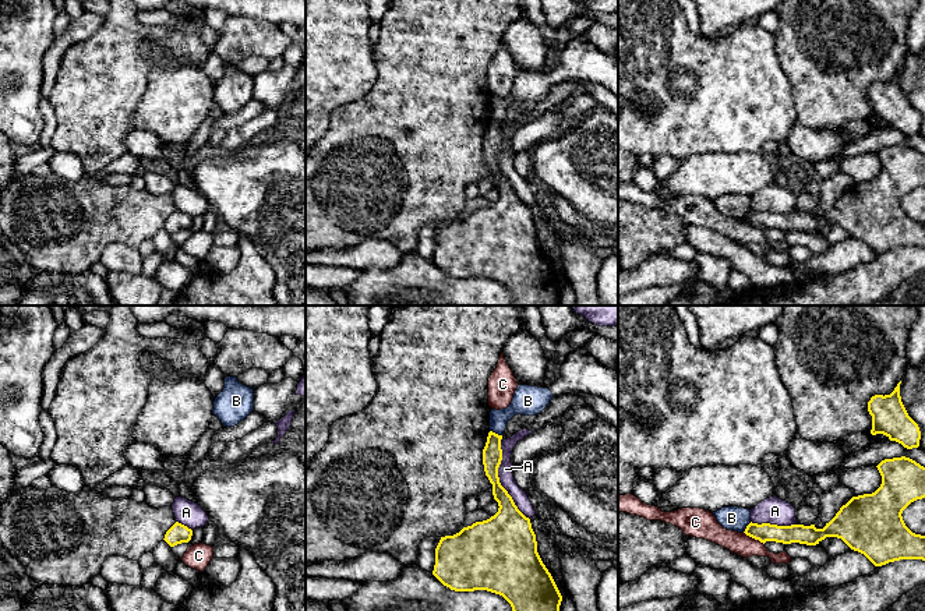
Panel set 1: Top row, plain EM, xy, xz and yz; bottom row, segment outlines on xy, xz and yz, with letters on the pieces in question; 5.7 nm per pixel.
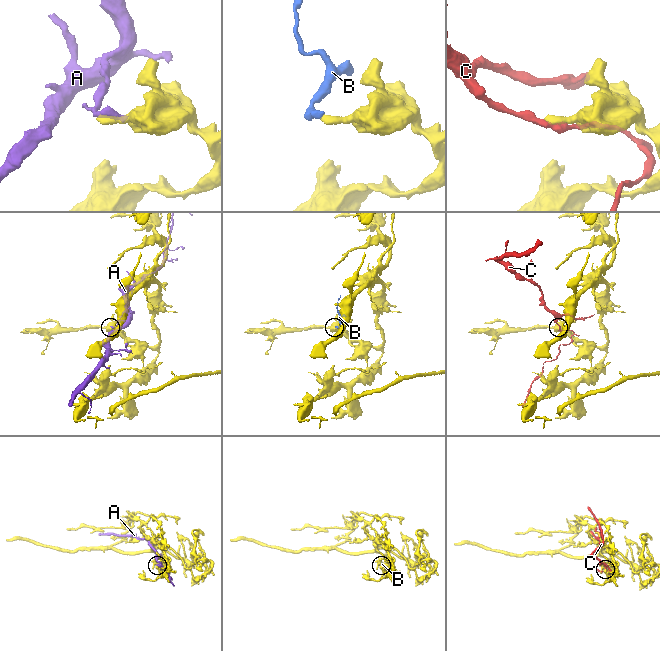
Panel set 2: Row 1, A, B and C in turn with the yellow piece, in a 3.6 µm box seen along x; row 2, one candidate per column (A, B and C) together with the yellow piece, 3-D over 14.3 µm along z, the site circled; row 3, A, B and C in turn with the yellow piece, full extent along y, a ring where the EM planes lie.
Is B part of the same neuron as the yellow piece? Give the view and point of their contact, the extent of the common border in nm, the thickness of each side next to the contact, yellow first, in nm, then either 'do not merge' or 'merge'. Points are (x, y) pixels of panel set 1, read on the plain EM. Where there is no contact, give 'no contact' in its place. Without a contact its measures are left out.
contact xz (494, 120); length 80 nm; calibres 110 and 150 nm; do not merge

